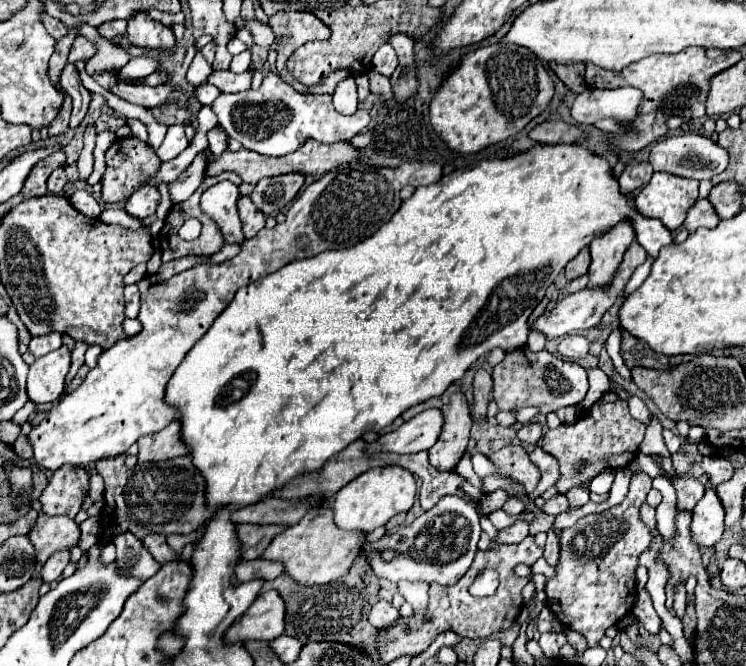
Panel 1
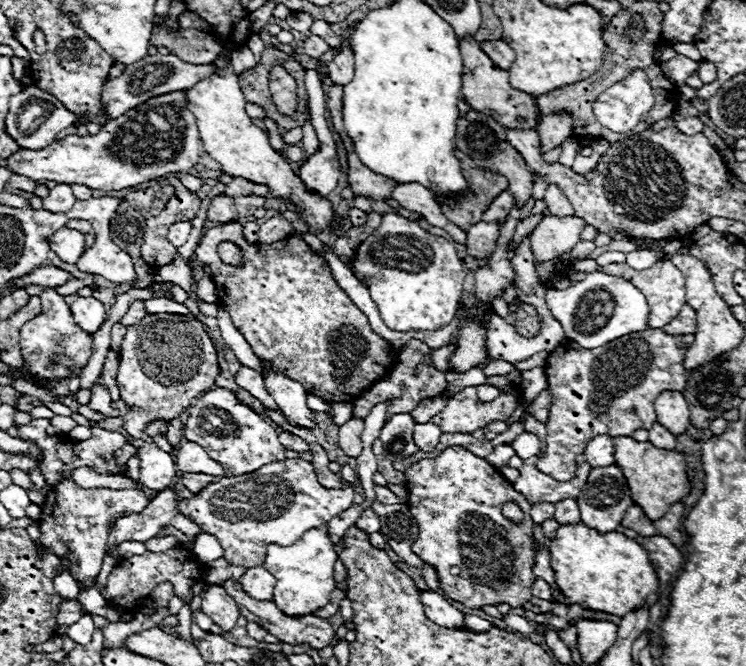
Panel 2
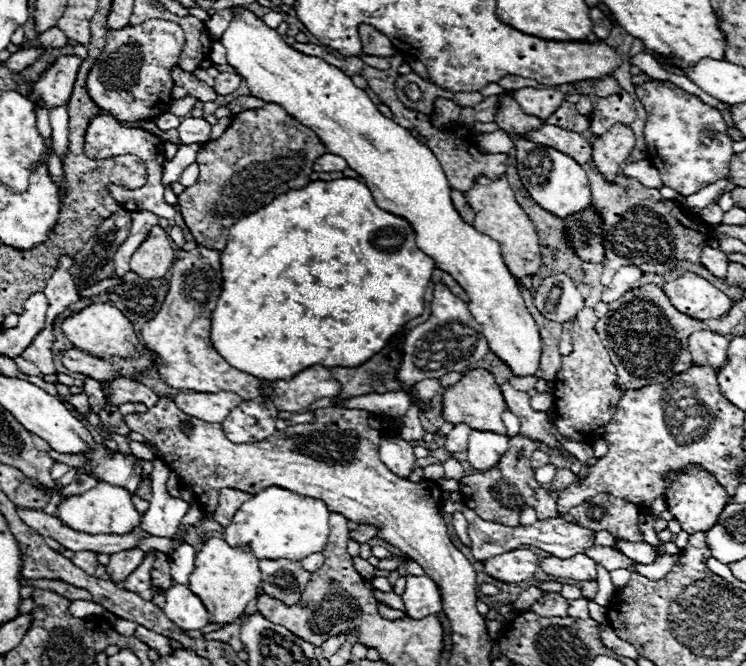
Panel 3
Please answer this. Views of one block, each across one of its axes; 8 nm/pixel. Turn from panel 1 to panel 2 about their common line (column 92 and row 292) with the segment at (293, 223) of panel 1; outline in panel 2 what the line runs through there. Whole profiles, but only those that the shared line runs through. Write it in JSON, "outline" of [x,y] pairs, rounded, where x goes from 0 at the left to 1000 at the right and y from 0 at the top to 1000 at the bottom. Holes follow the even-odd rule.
{"outline":[[[515,321],[512,336],[477,372],[477,390],[472,393],[475,414],[493,432],[496,447],[509,465],[509,474],[515,486],[523,495],[531,498],[547,498],[547,495],[587,495],[592,489],[601,489],[614,465],[617,444],[622,438],[622,402],[611,381],[609,363],[574,351],[568,342],[563,342],[560,333],[550,333],[534,321]],[[517,399],[558,399],[552,405],[536,405],[536,402],[517,402]]]}

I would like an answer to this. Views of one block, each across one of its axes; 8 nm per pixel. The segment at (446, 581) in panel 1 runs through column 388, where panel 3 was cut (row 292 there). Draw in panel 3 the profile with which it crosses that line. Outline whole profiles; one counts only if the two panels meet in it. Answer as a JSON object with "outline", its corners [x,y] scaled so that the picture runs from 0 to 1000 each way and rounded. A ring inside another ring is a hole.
{"outline":[[[740,411],[716,438],[716,459],[743,483],[759,483],[783,462],[783,447],[761,411]]]}

